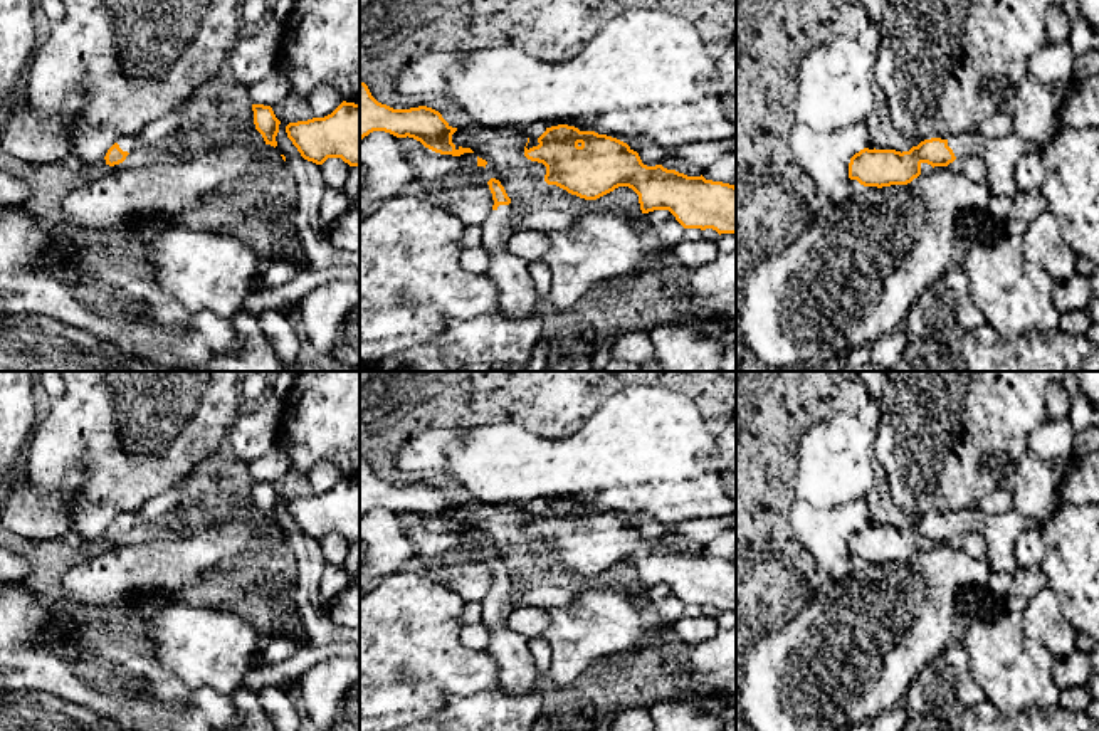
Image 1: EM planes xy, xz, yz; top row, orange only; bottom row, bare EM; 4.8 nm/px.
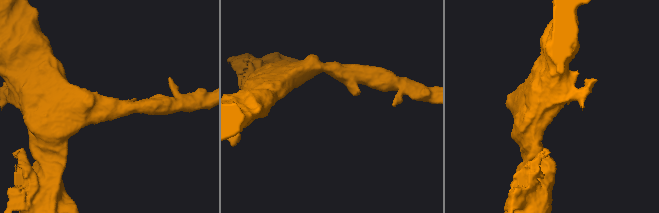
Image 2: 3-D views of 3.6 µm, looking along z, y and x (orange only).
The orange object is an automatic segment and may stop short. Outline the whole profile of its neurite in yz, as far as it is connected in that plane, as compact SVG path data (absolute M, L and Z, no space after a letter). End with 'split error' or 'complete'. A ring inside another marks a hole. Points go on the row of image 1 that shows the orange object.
M970 131L949 139L924 139L902 153L864 148L850 158L849 178L857 180L864 187L877 188L907 185L921 175L923 163L934 168L948 166L956 158L978 156L985 161L991 193L1013 198L1018 193L1013 180L1018 160L1044 148L1020 138L1015 131L1003 138L985 138L978 131Z | split error

